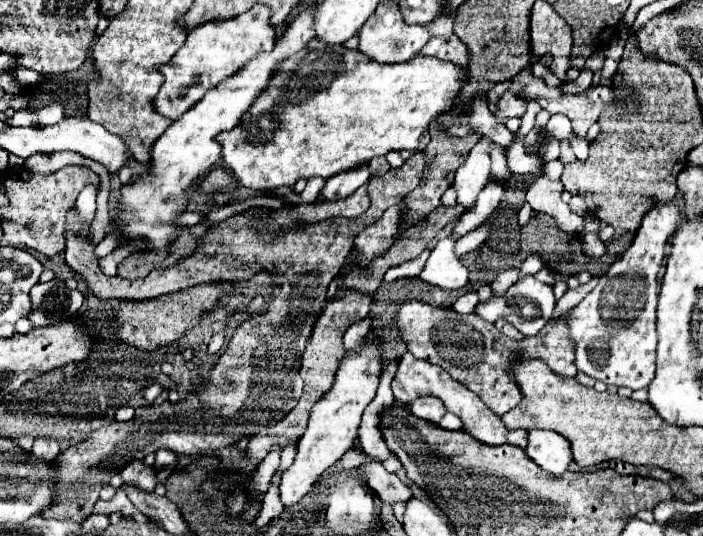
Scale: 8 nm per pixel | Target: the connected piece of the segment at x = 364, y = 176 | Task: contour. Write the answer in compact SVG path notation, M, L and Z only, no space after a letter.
M365 162L363 166L357 166L349 172L341 172L333 178L327 180L325 188L321 190L319 194L319 200L325 202L325 200L333 200L333 196L337 198L347 198L349 194L353 194L359 186L363 186L367 180L371 178L371 172L369 172L369 162Z

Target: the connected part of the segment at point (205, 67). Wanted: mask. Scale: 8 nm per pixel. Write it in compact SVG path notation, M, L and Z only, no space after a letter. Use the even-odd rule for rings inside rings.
M255 4L241 16L227 20L209 20L189 30L183 48L179 48L179 52L159 68L165 76L165 82L155 100L157 112L171 120L177 120L183 112L197 104L209 88L217 86L217 82L237 72L257 52L271 50L275 42L275 26L269 22L269 18L271 8L265 4Z

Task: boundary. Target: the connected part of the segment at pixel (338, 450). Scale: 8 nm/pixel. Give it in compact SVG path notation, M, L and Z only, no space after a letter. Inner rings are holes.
M373 336L365 338L357 348L347 350L345 358L339 364L331 390L327 390L327 394L323 394L311 408L309 426L301 436L295 462L283 472L279 482L281 502L285 506L297 504L311 490L311 486L323 474L323 470L335 464L349 448L353 448L361 414L367 408L367 404L375 398L375 390L379 386L379 374L383 370L381 346L381 338Z

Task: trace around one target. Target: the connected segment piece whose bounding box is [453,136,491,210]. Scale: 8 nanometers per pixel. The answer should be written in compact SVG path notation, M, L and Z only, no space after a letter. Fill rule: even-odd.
M483 136L477 142L477 146L471 150L465 164L455 174L453 190L457 192L457 202L463 204L465 210L473 206L473 202L477 200L477 194L485 188L489 180L489 164L491 164L489 146L491 146L491 140Z

